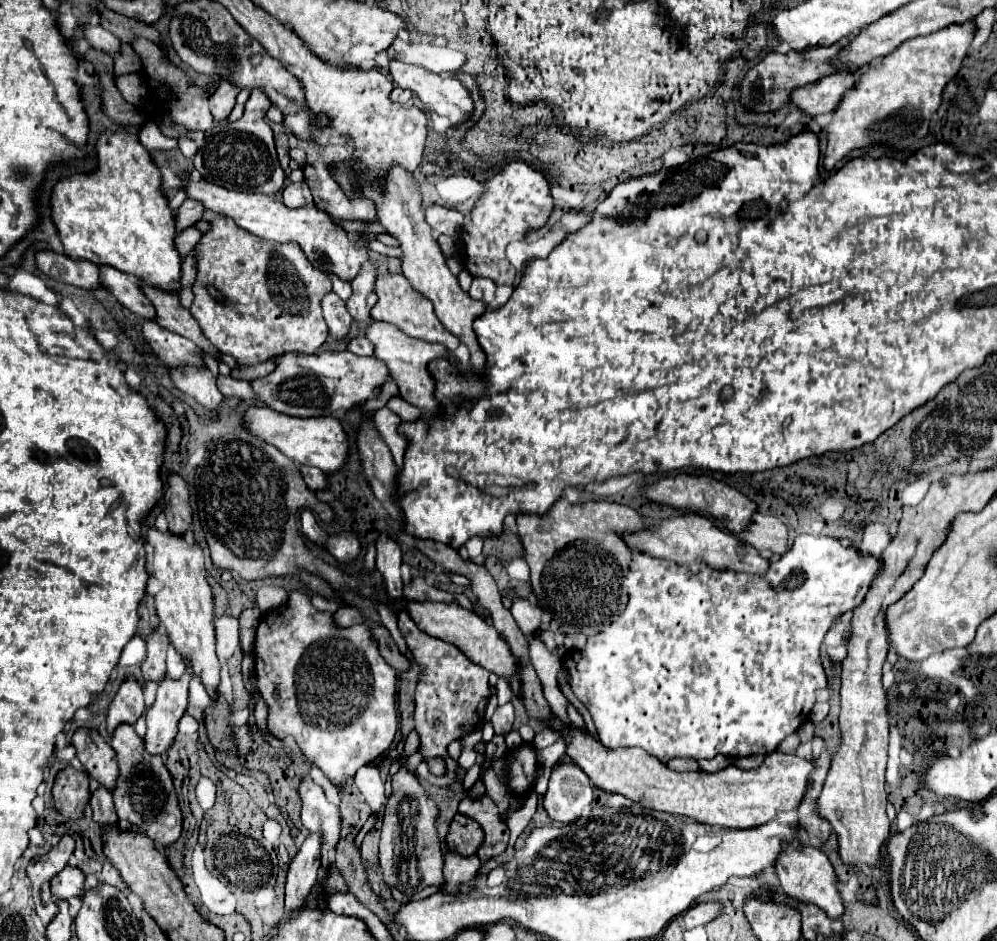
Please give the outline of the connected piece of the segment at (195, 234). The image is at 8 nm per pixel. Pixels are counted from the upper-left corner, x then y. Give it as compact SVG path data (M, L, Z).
M189 227L189 229L181 231L181 233L175 237L175 247L177 247L181 259L185 259L185 257L191 253L191 249L193 249L195 243L197 243L197 239L201 239L201 231L197 231L195 227Z

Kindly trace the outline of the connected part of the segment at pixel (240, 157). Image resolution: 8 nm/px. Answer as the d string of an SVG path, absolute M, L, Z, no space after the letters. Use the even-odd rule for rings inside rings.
M253 91L245 103L245 113L235 123L217 123L205 137L205 145L197 151L195 169L213 185L233 191L253 191L275 195L285 181L285 173L277 161L273 131L265 123L265 113L271 107L261 91Z

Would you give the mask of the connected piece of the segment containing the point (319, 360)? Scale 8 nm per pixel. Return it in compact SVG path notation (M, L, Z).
M351 351L323 353L281 353L273 355L275 369L267 377L253 379L257 399L277 413L293 417L323 417L337 409L351 409L373 395L389 377L387 367L377 357L359 357Z

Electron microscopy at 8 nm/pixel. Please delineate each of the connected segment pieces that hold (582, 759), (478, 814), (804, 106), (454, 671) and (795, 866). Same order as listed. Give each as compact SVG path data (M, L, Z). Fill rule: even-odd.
M555 717L551 719L551 727L561 729L561 733L567 735L567 755L587 773L587 777L597 787L623 793L633 801L643 801L643 805L649 809L695 817L699 823L719 827L753 829L769 823L779 811L799 809L807 793L809 777L815 769L813 759L783 755L775 751L765 757L761 767L751 771L727 767L717 773L679 773L667 769L663 763L659 763L659 759L653 759L637 747L613 751L579 731L569 733Z
M467 795L459 803L459 813L475 819L485 831L485 841L477 851L481 867L489 859L493 859L495 855L505 853L507 841L509 841L509 827L501 819L499 809L497 809L497 805L493 803L493 799L489 795L481 795L481 797L469 797Z
M843 69L837 71L829 77L823 77L815 83L803 85L797 91L793 91L791 101L807 115L821 115L821 113L829 113L835 111L837 105L841 103L841 97L855 87L857 83L857 71L853 69Z
M409 611L399 613L399 629L403 639L407 641L409 651L413 653L415 663L421 667L417 693L415 693L415 731L419 733L419 753L423 761L417 767L417 775L431 785L449 789L457 779L459 763L449 757L447 745L455 739L463 739L465 735L481 729L485 721L485 705L489 701L489 671L481 665L473 663L457 645L445 643L437 637L421 631L411 619ZM441 755L447 761L447 775L435 777L427 769L427 759Z
M785 845L781 857L777 859L777 875L781 881L783 891L793 897L799 903L809 903L817 905L821 911L827 913L831 921L839 921L841 915L845 913L845 905L841 899L841 893L837 889L837 875L833 865L829 863L827 855L819 851L817 847L803 847L799 849L797 845Z

